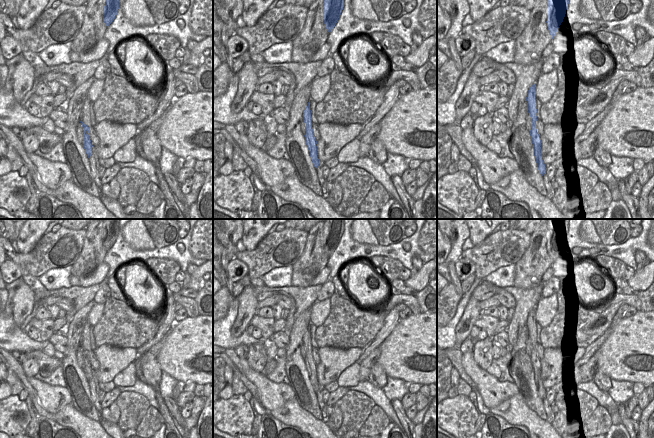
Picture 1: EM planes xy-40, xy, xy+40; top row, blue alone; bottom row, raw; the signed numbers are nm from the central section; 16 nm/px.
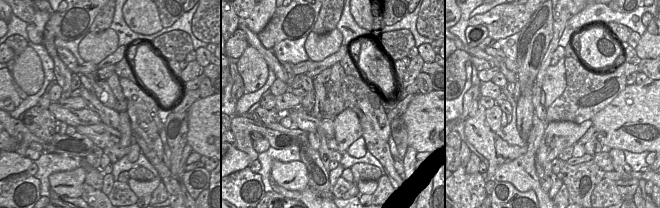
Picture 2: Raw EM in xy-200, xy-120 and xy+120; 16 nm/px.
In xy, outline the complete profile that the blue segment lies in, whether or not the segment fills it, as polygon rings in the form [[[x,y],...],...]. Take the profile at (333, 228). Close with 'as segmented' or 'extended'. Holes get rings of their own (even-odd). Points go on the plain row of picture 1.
[[[326,219],[324,223],[324,248],[330,257],[338,246],[344,232],[344,219]]]; as segmented

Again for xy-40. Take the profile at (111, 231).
[[[105,219],[106,228],[104,230],[103,245],[108,251],[115,243],[119,233],[119,220],[120,219]]]; as segmented

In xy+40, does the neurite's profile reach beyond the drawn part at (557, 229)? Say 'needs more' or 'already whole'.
already whole

